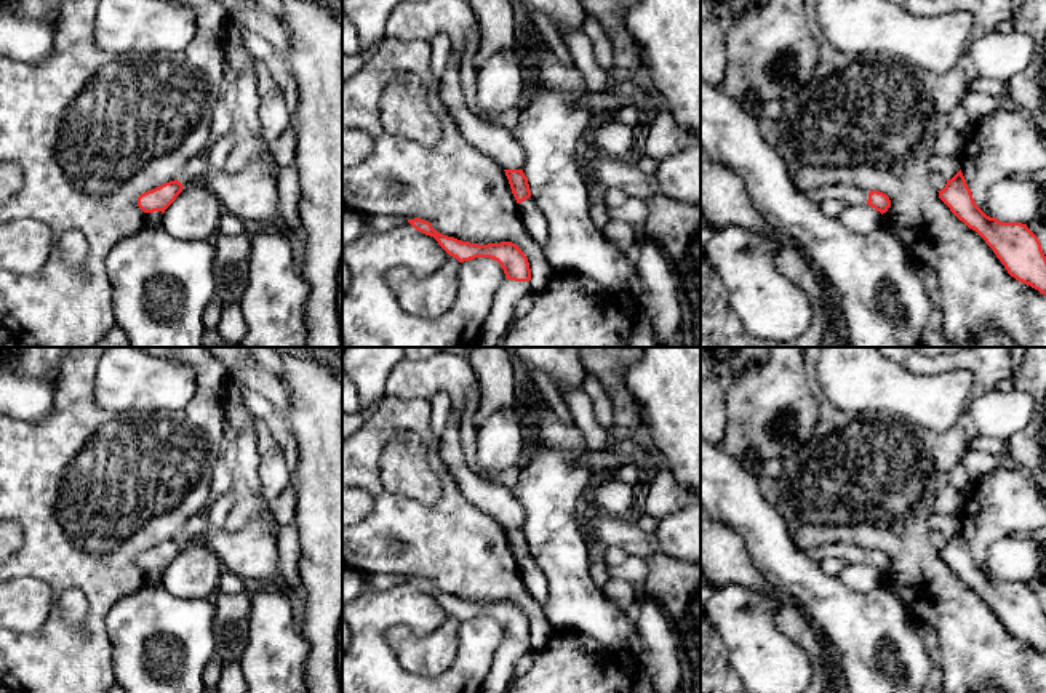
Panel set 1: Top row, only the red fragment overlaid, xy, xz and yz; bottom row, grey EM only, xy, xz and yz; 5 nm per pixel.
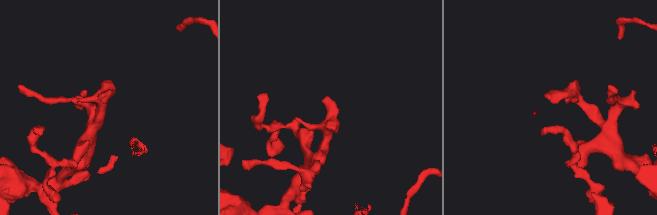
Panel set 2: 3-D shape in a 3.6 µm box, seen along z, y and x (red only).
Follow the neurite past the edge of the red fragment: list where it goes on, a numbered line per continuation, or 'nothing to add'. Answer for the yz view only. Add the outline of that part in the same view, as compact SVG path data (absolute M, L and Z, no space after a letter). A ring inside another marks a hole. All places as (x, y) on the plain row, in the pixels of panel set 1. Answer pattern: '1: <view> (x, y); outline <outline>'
1: yz (853, 554); outline M833 544L833 546L822 546L809 551L809 555L820 562L827 557L838 557L848 562L848 565L852 563L867 563L870 549L851 546L851 544Z

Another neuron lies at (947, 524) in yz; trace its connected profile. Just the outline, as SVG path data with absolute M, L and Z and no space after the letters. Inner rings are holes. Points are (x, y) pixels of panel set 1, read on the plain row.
M932 512L928 527L940 531L945 538L952 538L961 528L961 520L958 515Z

